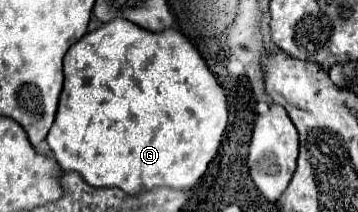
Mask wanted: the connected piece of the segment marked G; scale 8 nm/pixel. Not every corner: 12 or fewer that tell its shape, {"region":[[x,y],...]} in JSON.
{"region":[[113,19],[69,47],[63,171],[183,191],[227,127],[181,31]]}

